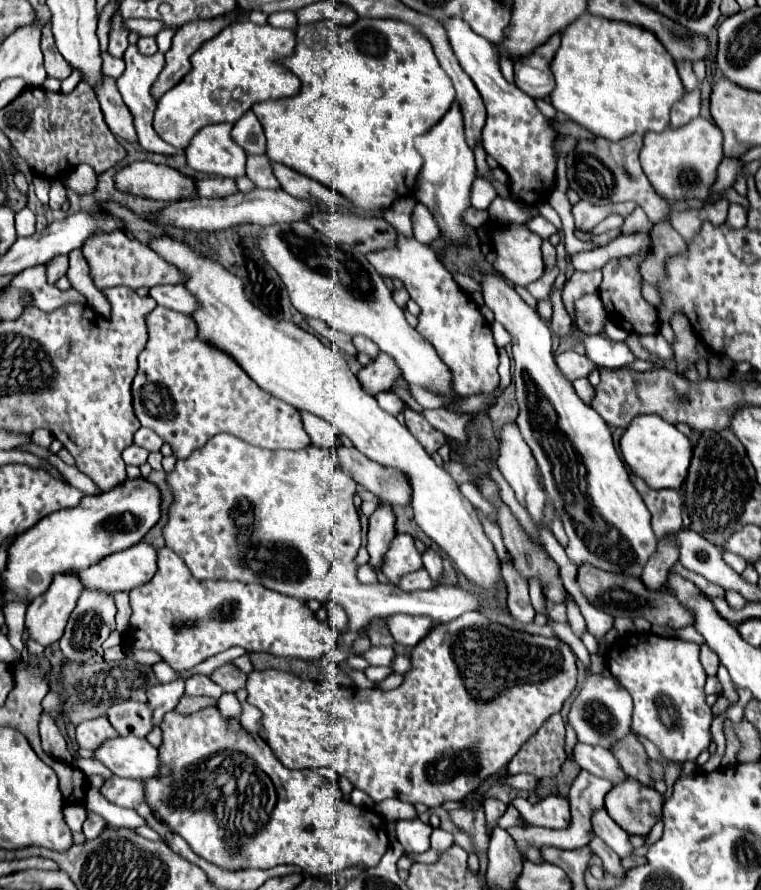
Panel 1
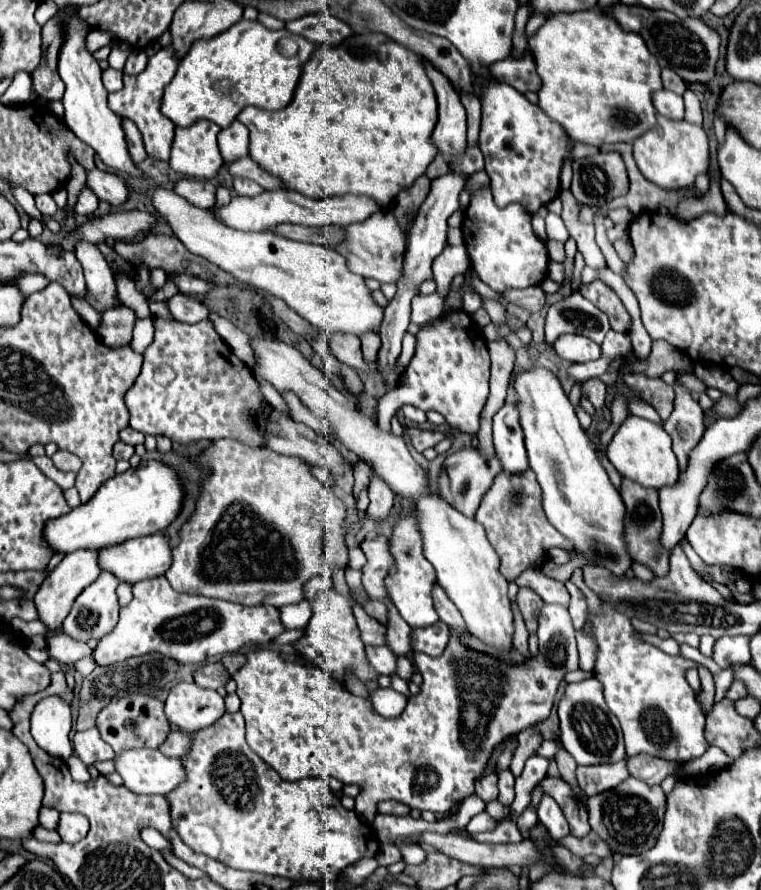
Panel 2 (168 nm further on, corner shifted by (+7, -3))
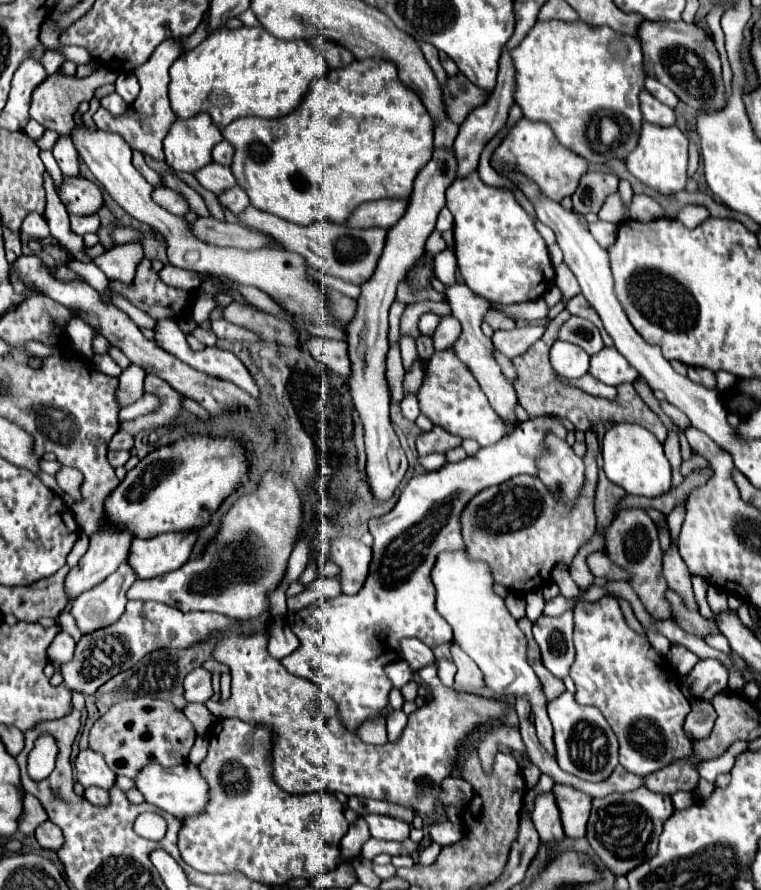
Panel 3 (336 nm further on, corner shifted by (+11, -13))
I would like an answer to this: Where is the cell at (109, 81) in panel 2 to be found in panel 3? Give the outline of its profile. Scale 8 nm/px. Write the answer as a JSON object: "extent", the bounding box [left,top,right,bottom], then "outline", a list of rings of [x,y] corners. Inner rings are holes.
{"extent":[101,93,127,113],"outline":[[[117,93],[105,95],[105,97],[101,99],[101,105],[103,105],[105,109],[109,109],[111,113],[123,113],[123,111],[127,109],[127,103],[125,103],[125,101],[123,101],[123,97],[121,97],[121,95],[117,95]]]}

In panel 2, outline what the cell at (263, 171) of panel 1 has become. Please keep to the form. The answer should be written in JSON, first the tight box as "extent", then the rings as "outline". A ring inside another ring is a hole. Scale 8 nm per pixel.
{"extent":[233,177,263,197],"outline":[[[235,177],[233,179],[233,187],[235,187],[237,195],[245,195],[245,197],[255,197],[255,195],[259,195],[263,191],[255,181],[241,179],[241,177]]]}

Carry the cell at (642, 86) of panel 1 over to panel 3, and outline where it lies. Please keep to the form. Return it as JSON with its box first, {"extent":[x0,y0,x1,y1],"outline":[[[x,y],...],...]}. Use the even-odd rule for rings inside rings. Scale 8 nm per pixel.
{"extent":[511,21,647,161],"outline":[[[537,21],[521,45],[511,53],[517,69],[515,103],[521,105],[525,119],[549,123],[561,145],[583,159],[593,161],[593,149],[597,149],[597,153],[613,153],[613,159],[621,159],[635,149],[639,139],[629,137],[631,125],[633,133],[639,133],[643,123],[639,93],[643,91],[647,75],[641,55],[635,37],[617,33],[605,25],[591,27],[583,21]],[[593,113],[597,113],[597,117],[593,117]],[[617,113],[623,117],[617,117]],[[625,117],[629,119],[625,121]],[[589,139],[593,141],[593,149]]]}

